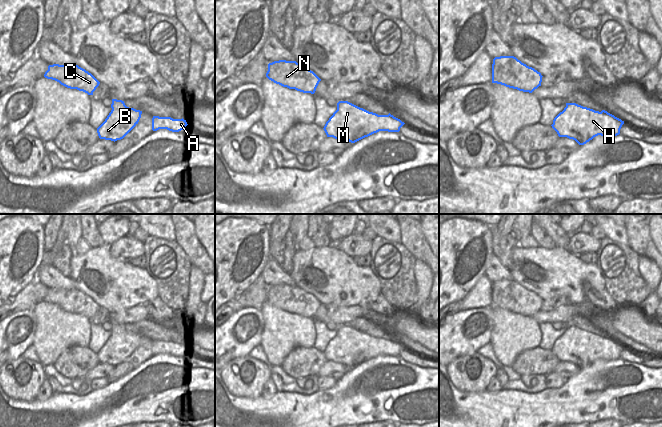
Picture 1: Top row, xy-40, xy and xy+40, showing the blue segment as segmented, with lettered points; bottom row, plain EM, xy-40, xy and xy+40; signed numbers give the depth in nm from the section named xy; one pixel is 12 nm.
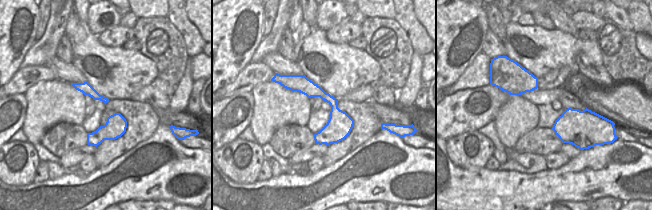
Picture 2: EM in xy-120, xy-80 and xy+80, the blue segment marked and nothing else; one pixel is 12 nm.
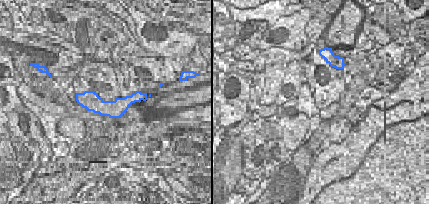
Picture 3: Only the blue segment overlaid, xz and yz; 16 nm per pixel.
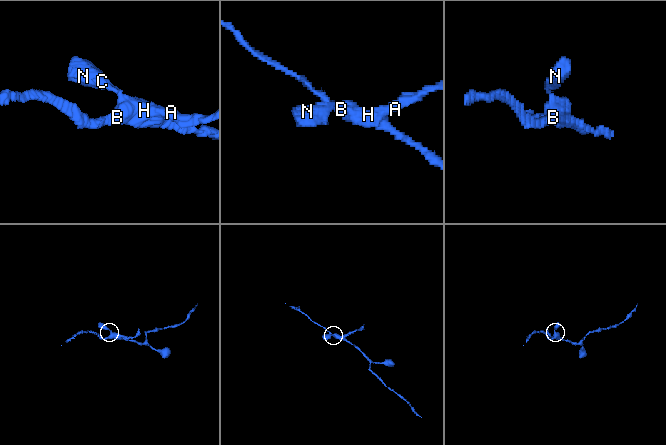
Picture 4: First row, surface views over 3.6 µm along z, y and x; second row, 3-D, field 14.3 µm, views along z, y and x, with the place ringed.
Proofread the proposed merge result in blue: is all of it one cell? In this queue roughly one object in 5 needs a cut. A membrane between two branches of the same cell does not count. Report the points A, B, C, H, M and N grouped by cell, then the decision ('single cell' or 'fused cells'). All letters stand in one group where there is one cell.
groups A B C H M N; single cell

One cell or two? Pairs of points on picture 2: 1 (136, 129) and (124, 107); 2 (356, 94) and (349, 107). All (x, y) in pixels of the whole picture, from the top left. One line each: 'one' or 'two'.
1: one
2: two

